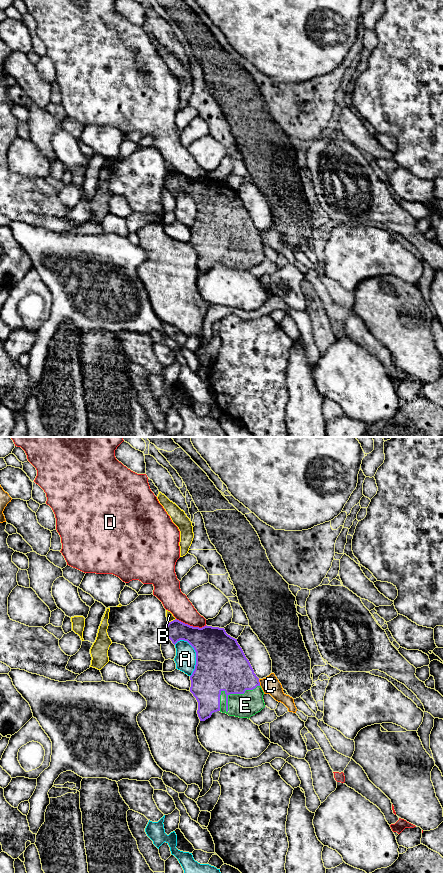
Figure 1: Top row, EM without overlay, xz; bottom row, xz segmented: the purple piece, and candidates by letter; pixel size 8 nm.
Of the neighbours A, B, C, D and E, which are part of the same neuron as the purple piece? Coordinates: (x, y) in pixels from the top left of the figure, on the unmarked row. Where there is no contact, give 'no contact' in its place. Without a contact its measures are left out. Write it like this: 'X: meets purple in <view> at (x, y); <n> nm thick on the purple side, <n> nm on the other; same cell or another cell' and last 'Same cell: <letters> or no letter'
A: meets purple in xz at (196, 208); 420 nm thick on the purple side, 170 nm on the other; another cell
B: meets purple in xz at (171, 173); 160 nm thick on the purple side, 60 nm on the other; another cell
C: meets purple in xz at (259, 234); 340 nm thick on the purple side, 140 nm on the other; another cell
D: meets purple in xz at (191, 178); 300 nm thick on the purple side, 180 nm on the other; another cell
E: meets purple in xz at (231, 245); 420 nm thick on the purple side, 190 nm on the other; same cell
Same cell: E

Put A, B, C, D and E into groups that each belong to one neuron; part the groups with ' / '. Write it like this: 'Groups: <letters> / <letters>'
Groups: A / B / C / D / E

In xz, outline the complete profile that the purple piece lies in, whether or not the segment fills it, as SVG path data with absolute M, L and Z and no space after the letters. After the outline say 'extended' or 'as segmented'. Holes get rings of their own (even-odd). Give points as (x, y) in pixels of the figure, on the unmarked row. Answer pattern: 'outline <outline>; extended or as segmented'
outline M175 171L167 176L165 187L174 197L180 192L187 193L196 204L196 217L190 228L190 244L198 254L200 273L205 273L217 263L249 271L265 259L259 230L237 191L228 187L224 180L207 177L202 180L193 179Z; extended

